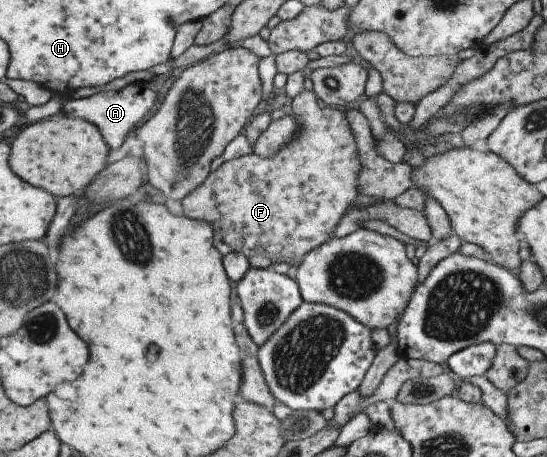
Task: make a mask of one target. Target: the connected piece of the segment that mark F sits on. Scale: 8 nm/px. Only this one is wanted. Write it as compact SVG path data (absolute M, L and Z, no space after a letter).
M302 90L292 99L291 115L299 129L289 143L275 151L273 157L263 159L249 154L224 161L181 200L184 217L211 227L213 245L221 256L239 251L247 260L253 255L265 255L275 261L303 257L334 235L335 225L351 207L353 199L358 195L355 193L355 175L359 173L361 165L355 141L343 112L319 109L316 99L311 90Z

